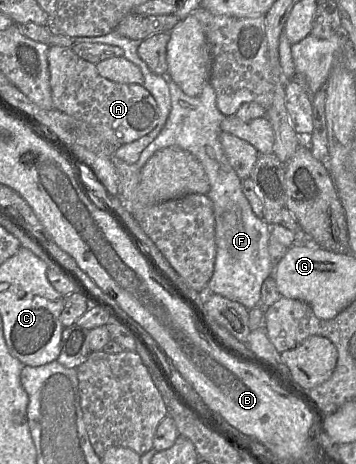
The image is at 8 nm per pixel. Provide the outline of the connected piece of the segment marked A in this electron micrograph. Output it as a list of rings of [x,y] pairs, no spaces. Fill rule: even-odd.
[[[50,46],[47,56],[53,109],[91,125],[116,147],[134,142],[156,127],[159,108],[143,85],[120,84],[102,77],[96,64],[83,60],[68,47]]]

